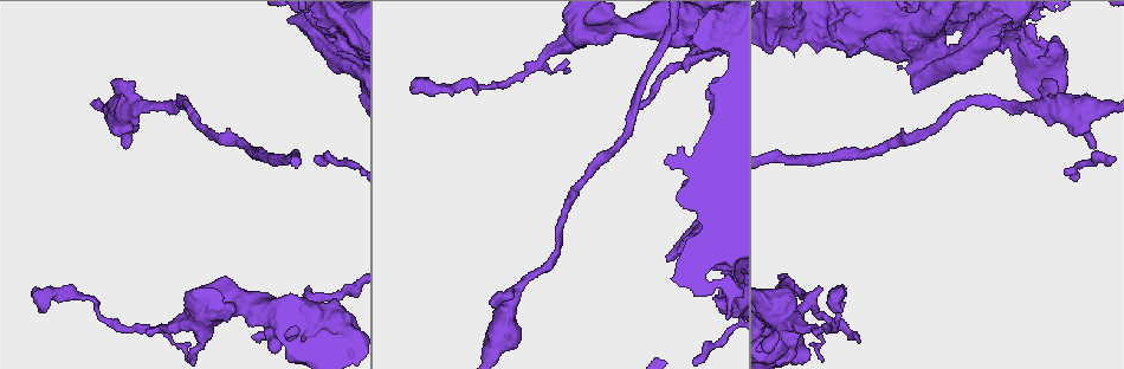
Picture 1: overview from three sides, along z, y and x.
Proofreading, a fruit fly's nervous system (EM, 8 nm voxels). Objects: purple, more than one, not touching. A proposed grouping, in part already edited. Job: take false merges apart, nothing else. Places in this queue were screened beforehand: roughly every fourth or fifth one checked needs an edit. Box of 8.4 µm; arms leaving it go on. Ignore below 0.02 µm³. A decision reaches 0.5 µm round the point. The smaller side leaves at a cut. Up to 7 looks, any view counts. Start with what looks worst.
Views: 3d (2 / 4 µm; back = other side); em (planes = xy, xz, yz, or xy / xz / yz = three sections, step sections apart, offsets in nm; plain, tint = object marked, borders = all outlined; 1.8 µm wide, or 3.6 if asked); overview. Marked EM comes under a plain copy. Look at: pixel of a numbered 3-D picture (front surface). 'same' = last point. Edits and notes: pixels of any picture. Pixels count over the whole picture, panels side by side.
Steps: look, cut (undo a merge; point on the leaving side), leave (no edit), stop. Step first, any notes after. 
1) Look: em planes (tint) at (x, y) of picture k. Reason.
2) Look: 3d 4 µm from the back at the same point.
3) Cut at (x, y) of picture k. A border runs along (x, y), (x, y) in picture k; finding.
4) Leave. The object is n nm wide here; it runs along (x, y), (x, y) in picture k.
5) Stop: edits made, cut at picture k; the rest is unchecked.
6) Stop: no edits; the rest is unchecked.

Look: em planes (borders) at (333, 47) of picture 1. Abrupt turn.

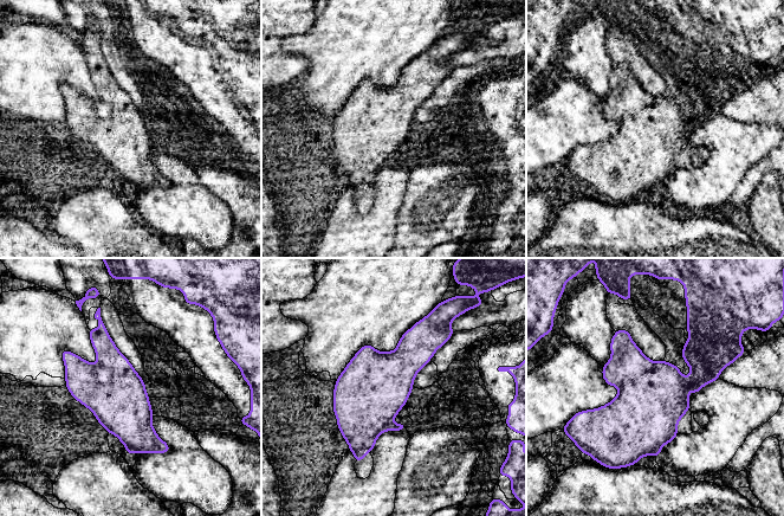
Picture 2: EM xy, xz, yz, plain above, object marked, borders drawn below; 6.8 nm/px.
Cut at (384, 380) of picture 2. The part that leaves runs along (91, 331), (123, 408), (164, 450) in picture 2; two neurons meet here.

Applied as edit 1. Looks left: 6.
Look: overview.

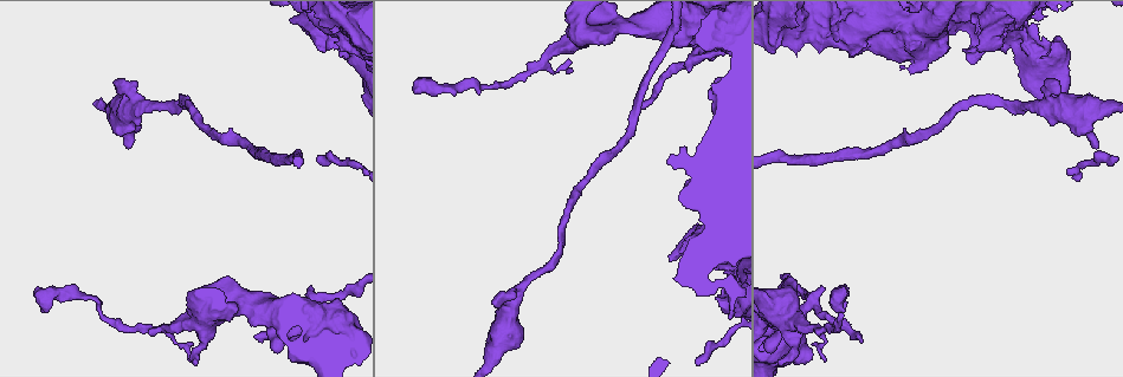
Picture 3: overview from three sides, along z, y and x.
Look: 3d 4 µm at (772, 343) of picture 3. Closes a loop.

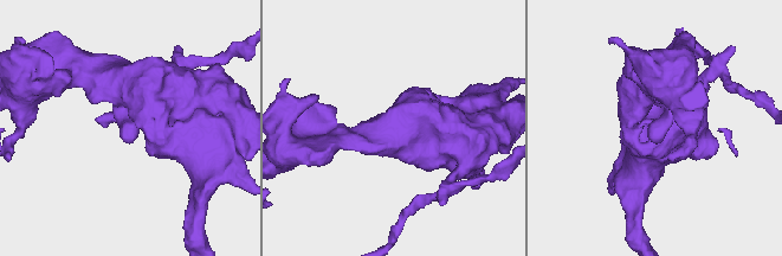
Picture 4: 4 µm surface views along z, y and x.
Look: em 3.6 µm yz step 8 (tint) at (128, 126) of picture 4.

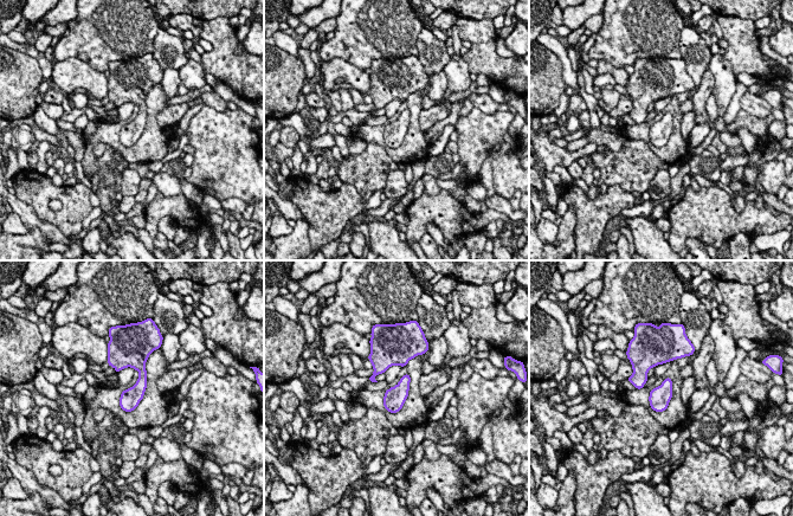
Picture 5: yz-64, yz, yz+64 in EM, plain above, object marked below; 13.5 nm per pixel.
Look: em 3.6 µm planes (tint) at the same point. Another direction.

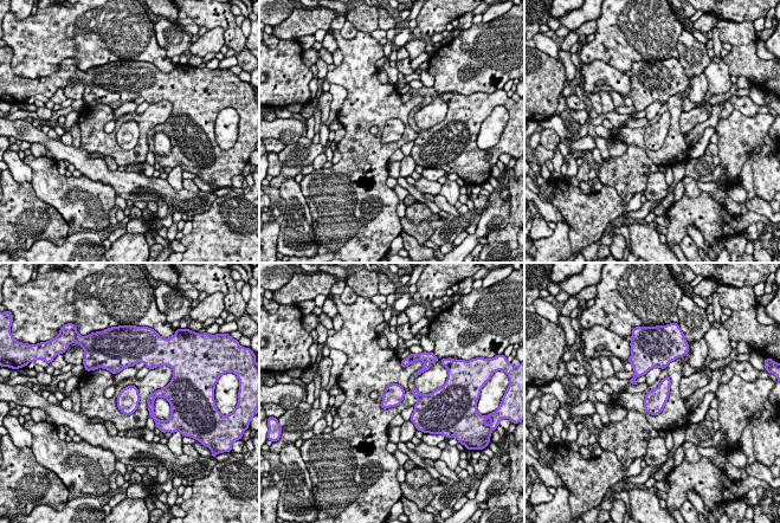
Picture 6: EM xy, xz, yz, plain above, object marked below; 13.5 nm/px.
Leave. Continuous, no second neuron.

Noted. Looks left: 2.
Look: 3d 4 µm at (169, 328) of picture 3. Calibre changes.

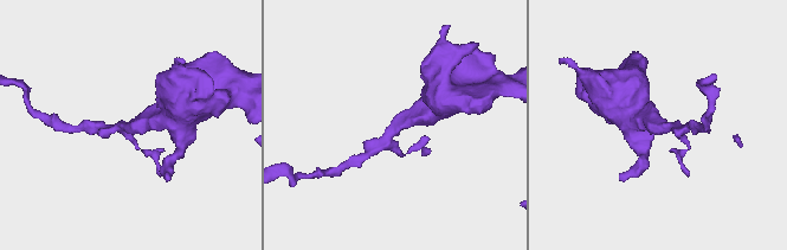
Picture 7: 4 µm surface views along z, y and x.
Look: em planes (tint) at (660, 125) of picture 7.

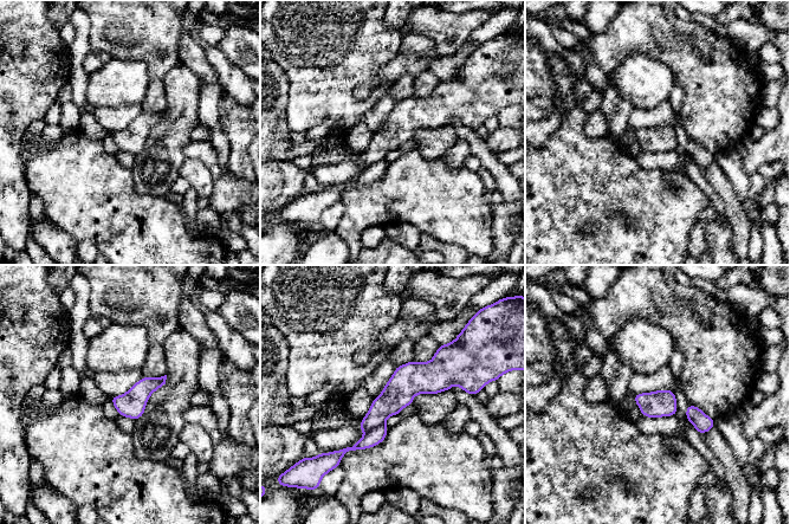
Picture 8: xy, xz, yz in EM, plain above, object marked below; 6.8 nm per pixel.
Cut at (376, 435) of picture 8. A border runs along (383, 424), (366, 433) in picture 8; two neurons meet here.

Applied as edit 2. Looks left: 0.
Stop: edits made, cut at picture 2, cut at picture 8; the rest is unchecked.

